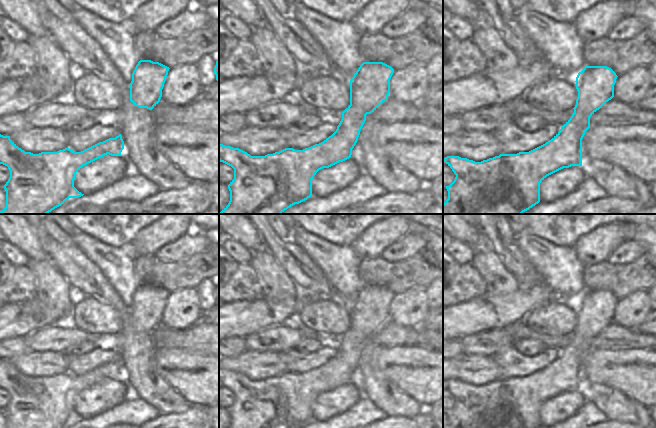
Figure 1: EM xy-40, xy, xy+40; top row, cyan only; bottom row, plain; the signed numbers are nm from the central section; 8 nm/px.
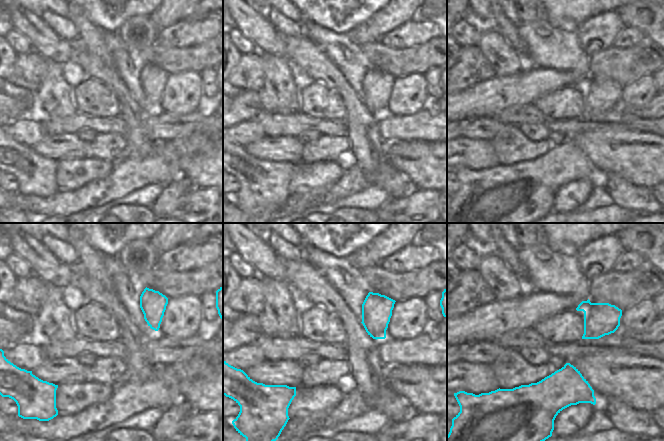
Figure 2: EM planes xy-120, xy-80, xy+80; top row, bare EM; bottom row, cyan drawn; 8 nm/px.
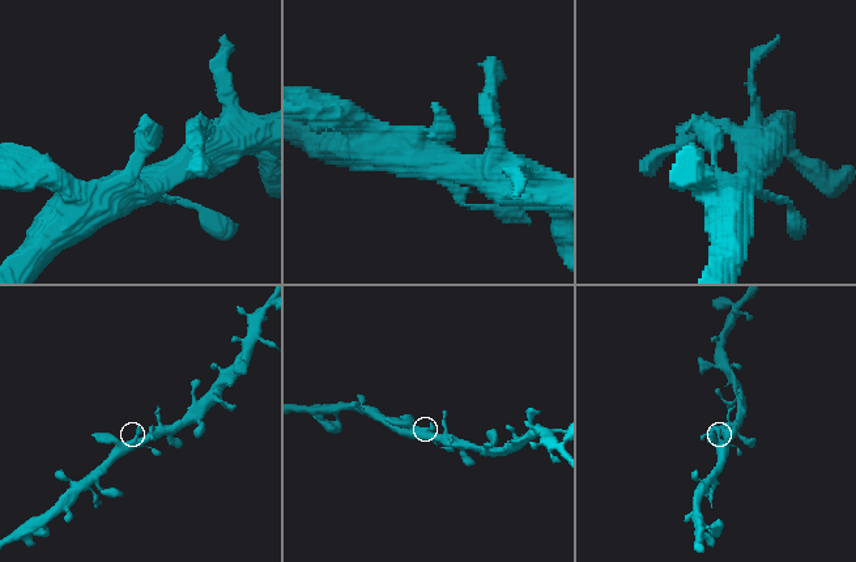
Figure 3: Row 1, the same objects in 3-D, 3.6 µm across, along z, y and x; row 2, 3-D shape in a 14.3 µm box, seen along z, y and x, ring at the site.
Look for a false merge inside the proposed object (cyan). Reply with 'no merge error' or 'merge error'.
no merge error

